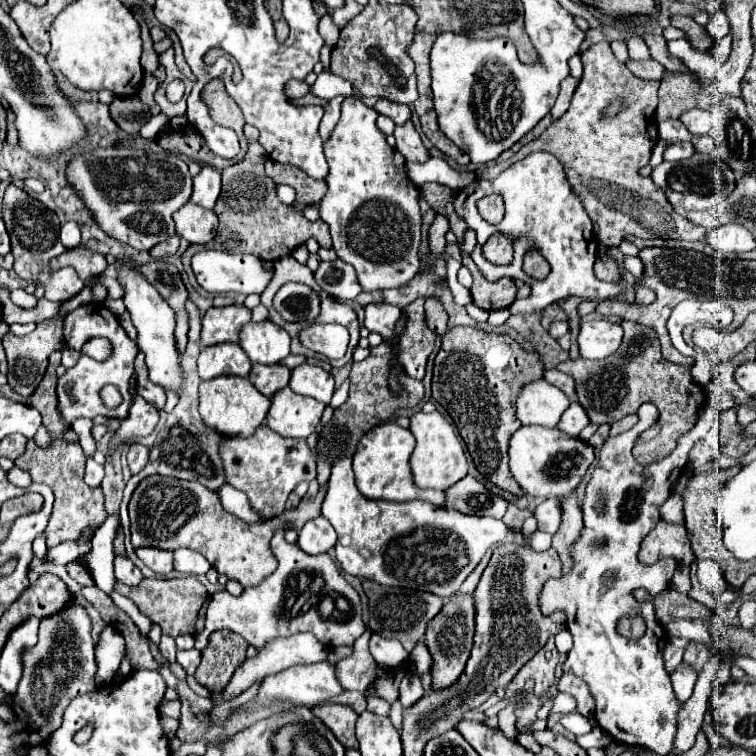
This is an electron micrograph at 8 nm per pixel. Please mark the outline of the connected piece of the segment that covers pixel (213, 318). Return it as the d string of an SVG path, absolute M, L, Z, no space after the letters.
M244 305L210 307L202 319L202 347L238 341L240 329L250 321L250 309Z

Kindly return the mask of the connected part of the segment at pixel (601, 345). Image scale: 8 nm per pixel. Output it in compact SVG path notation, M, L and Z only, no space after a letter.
M596 319L582 323L578 345L580 355L584 359L604 359L612 355L622 343L624 331L620 323L612 323L608 319Z

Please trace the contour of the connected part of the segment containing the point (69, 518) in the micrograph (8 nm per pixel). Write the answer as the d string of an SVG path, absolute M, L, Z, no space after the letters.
M54 351L50 355L50 363L48 363L48 371L42 379L42 383L38 385L38 389L26 399L28 405L36 407L42 415L42 424L48 433L50 433L50 445L48 447L38 447L36 441L28 441L26 445L26 453L22 453L14 463L18 467L22 467L24 471L28 471L32 475L34 483L46 483L48 487L52 487L54 491L54 509L52 509L52 517L50 523L46 527L48 533L48 547L56 547L60 543L66 541L78 541L82 537L82 531L88 527L98 527L100 523L104 523L104 519L108 517L106 507L104 507L104 493L102 487L88 487L84 483L84 465L86 465L86 455L84 449L80 447L78 441L64 441L64 433L70 429L64 423L64 417L58 409L58 395L56 395L56 367L60 365L60 357L62 351Z

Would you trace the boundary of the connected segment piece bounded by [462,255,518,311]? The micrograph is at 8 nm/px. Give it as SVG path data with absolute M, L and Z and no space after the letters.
M464 255L462 257L462 265L468 267L468 271L472 273L474 277L474 283L470 287L470 293L472 293L472 301L474 305L482 307L484 311L496 311L496 309L508 309L514 299L516 299L516 291L518 287L514 285L512 279L508 277L502 277L498 281L488 281L476 267L476 263L472 261L470 255Z

